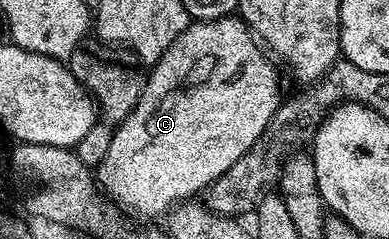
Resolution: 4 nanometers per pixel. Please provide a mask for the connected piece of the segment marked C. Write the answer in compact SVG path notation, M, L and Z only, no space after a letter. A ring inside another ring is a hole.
M241 17L214 18L210 22L191 21L188 29L170 45L168 52L164 54L162 59L153 65L151 70L154 71L149 71L146 87L136 104L136 108L113 131L108 152L105 153L104 160L101 160L96 167L96 182L101 193L103 195L106 193L116 205L123 206L124 209L131 210L132 213L139 214L142 218L160 217L159 219L171 208L193 199L190 198L193 194L199 193L198 195L201 195L218 177L224 172L228 172L228 168L232 168L232 164L236 164L236 160L240 160L240 156L244 156L254 147L256 140L260 140L268 120L272 120L272 116L277 112L280 105L277 69L279 70L279 67L267 57L263 47L256 41L255 35Z

